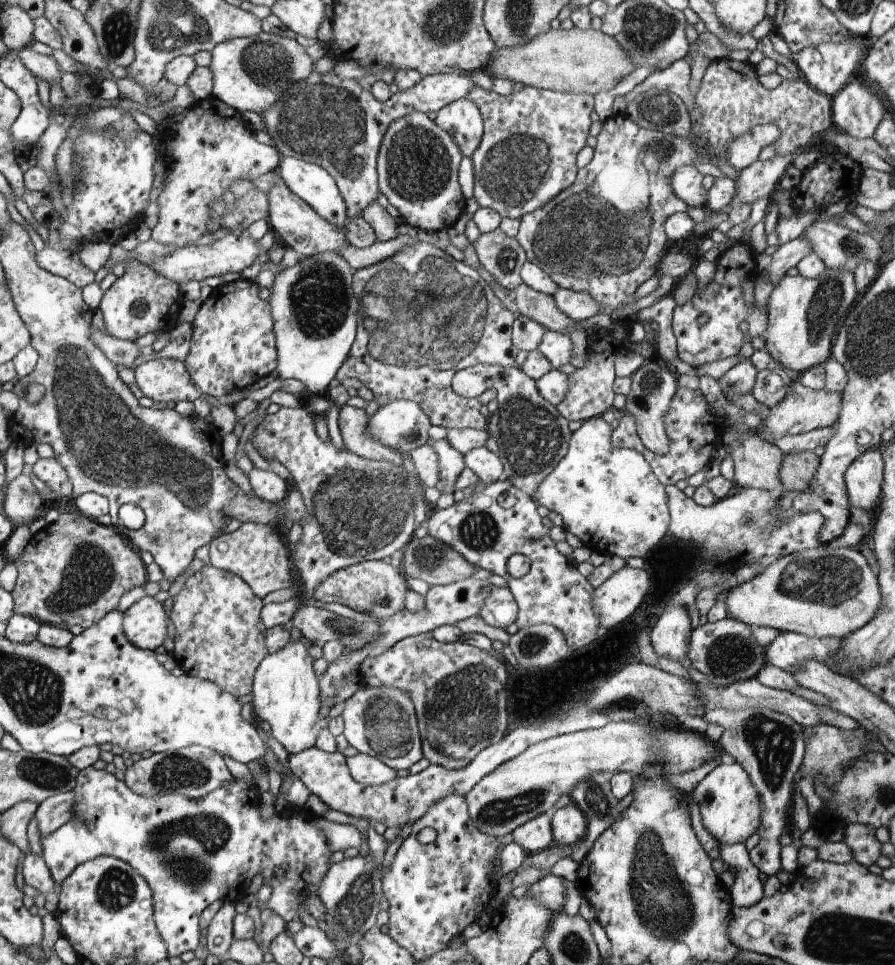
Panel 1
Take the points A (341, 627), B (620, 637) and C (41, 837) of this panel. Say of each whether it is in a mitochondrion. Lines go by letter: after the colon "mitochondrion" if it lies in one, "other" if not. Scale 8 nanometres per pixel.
A: mitochondrion
B: other
C: other

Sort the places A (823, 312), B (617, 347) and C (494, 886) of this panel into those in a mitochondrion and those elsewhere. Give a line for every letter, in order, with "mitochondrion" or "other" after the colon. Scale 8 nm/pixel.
A: mitochondrion
B: other
C: other

